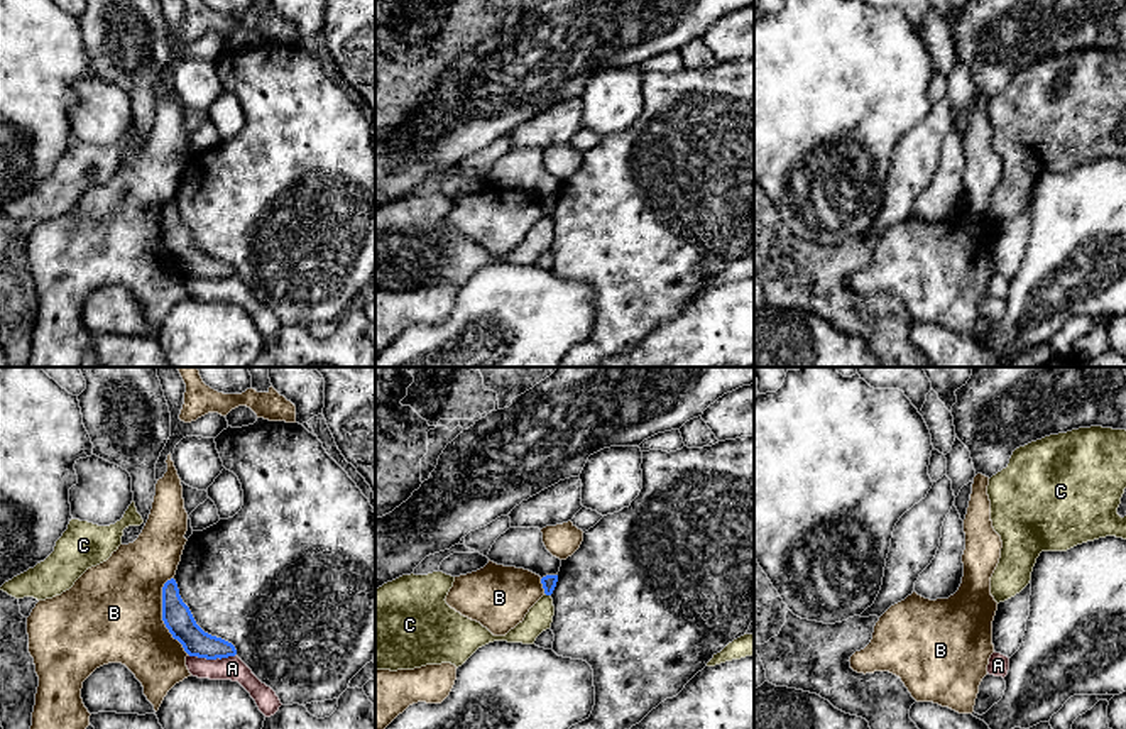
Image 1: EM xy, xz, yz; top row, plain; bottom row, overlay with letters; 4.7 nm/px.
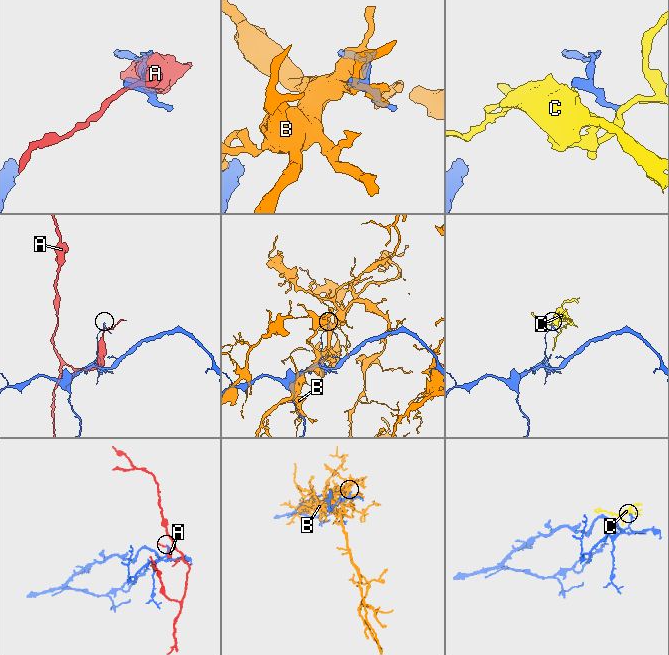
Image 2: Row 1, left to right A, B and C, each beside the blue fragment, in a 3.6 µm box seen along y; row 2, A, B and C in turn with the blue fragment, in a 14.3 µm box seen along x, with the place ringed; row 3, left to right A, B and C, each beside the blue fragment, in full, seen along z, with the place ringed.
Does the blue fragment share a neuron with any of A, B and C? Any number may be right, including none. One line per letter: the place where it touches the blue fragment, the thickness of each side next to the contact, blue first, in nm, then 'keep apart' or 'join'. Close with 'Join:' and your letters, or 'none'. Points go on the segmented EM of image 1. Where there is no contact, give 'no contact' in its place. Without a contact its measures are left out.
A: meets blue in xy at (212, 658); 140 nm thick on the blue side, 110 nm on the other; keep apart
B: meets blue in xy at (163, 616); 140 nm thick on the blue side, 460 nm on the other; keep apart
C: meets blue in xz at (548, 594); 70 nm thick on the blue side, 120 nm on the other; keep apart
Join: none

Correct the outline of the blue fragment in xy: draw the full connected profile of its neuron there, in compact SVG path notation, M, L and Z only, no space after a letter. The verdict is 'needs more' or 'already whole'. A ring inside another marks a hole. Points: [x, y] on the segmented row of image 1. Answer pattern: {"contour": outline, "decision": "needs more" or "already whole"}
{"contour": "M174 578L162 587L162 621L189 656L216 660L235 656L232 643L205 633L183 602Z", "decision": "already whole"}

